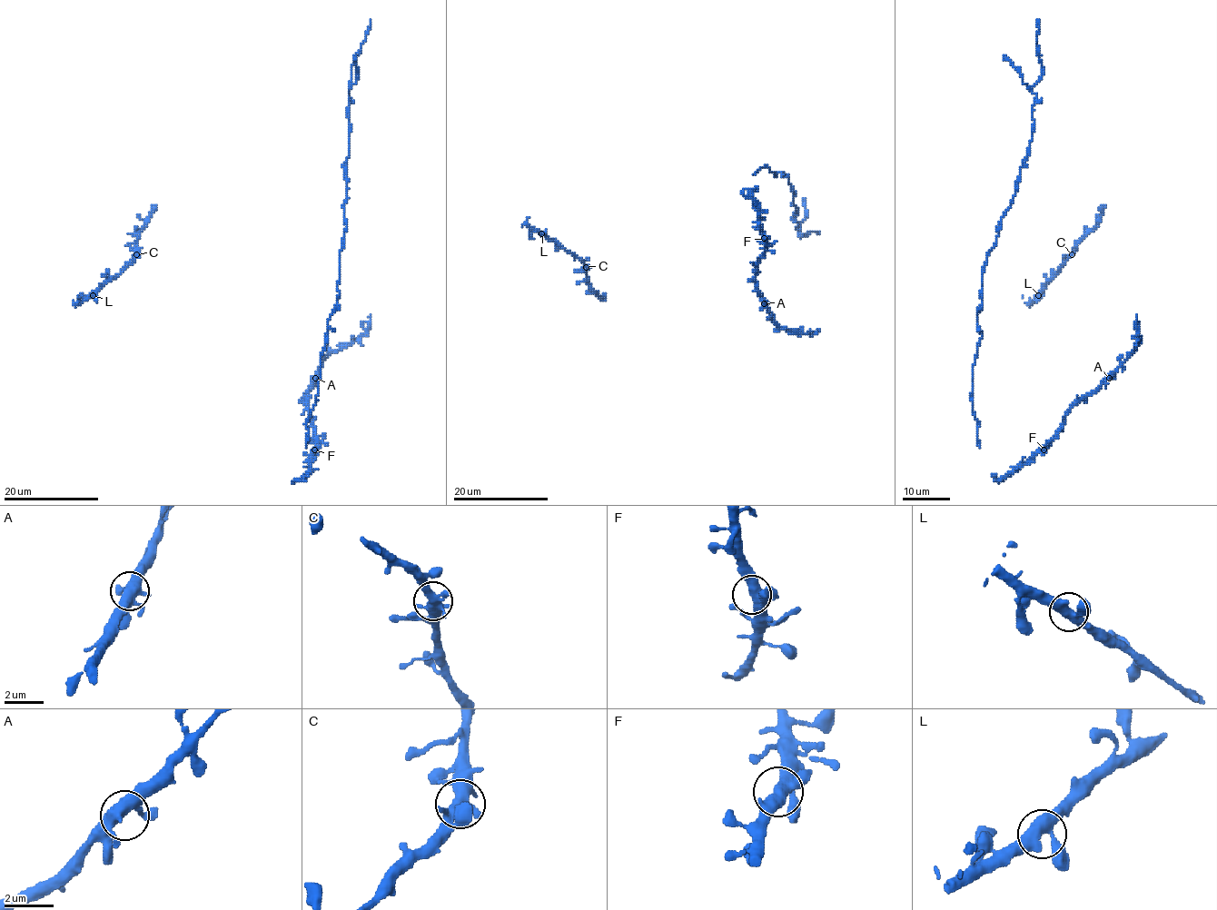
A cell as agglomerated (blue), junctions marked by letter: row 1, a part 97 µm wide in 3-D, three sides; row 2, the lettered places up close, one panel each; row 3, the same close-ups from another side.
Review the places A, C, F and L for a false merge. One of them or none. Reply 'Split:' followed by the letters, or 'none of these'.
Split: none of these

